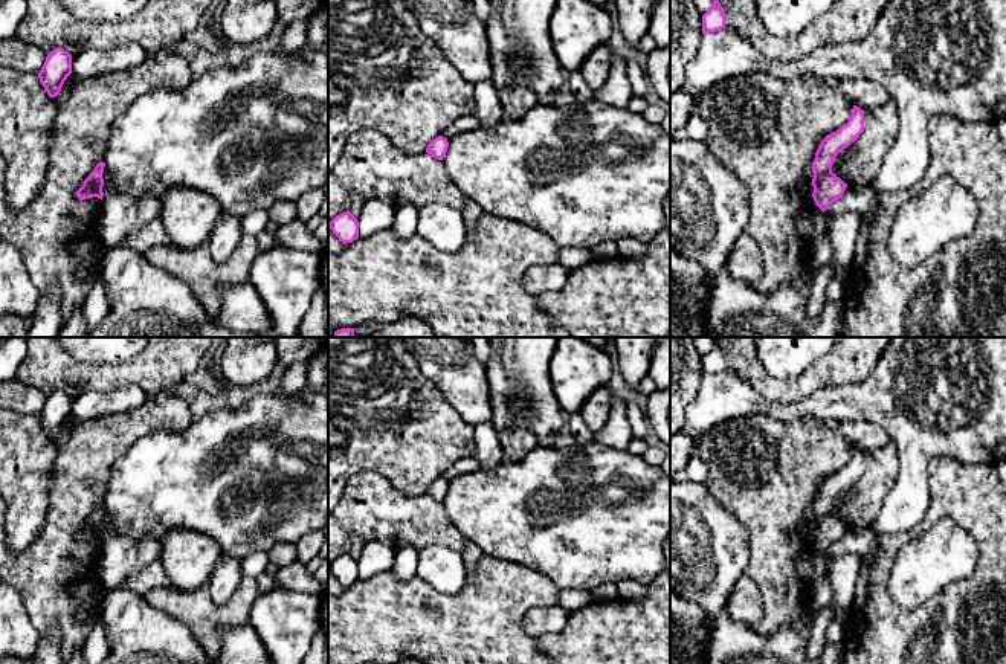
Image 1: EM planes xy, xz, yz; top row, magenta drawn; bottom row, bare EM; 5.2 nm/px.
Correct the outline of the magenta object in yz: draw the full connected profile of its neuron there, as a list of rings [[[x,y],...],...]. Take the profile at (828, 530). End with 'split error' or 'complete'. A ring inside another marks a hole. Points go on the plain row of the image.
[[[853,447],[849,463],[837,473],[827,476],[815,495],[812,504],[814,543],[824,554],[833,543],[840,542],[847,530],[840,519],[832,514],[832,507],[838,495],[856,482],[864,472],[864,452]]]; complete

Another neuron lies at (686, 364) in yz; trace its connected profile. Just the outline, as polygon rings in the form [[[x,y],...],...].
[[[670,337],[670,437],[687,429],[685,411],[702,382],[702,356],[693,337]]]

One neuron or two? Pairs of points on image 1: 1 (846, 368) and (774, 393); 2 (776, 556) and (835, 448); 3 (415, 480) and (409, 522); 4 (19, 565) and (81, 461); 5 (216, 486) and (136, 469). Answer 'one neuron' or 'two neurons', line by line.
1: one neuron
2: one neuron
3: two neurons
4: one neuron
5: one neuron

